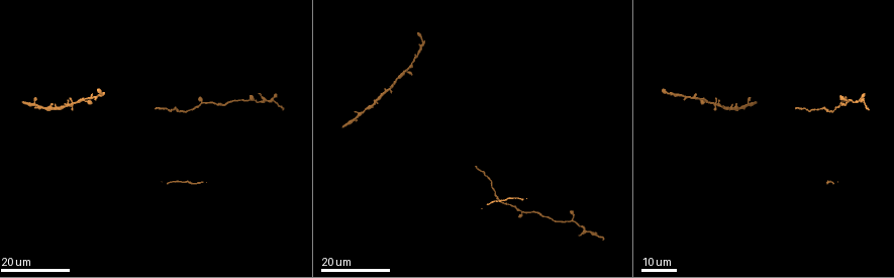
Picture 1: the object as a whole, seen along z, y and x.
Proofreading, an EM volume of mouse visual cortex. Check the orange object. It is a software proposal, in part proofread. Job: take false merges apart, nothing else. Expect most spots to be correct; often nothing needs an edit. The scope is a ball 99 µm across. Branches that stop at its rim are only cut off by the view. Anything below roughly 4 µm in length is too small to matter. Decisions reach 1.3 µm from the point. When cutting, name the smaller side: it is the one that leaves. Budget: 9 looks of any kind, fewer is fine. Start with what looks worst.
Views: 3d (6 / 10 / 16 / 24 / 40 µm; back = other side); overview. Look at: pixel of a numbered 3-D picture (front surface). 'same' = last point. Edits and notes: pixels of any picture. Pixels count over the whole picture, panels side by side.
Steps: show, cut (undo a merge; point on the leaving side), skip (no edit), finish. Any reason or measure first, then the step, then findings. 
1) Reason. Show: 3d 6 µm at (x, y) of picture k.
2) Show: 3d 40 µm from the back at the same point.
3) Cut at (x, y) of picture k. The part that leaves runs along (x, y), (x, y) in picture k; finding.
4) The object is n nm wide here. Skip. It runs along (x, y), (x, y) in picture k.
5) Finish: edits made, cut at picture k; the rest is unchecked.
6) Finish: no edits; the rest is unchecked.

Side arm on a straight run. Show: 3d 24 µm at (69, 105) of picture 1.

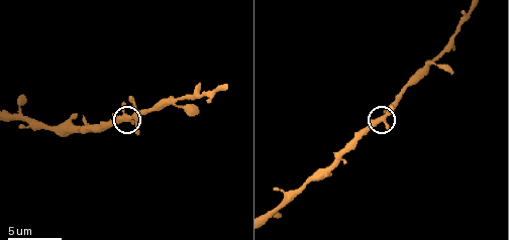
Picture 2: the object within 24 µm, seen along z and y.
Show: 3d 10 µm at (381, 118) of picture 2.

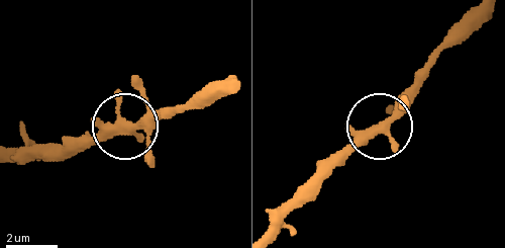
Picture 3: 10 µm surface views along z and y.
3 arms meet here. Skip. Continuous, no second cell.

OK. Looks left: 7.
Two arms in line, one across. Show: 3d 16 µm at (429, 60) of picture 2.

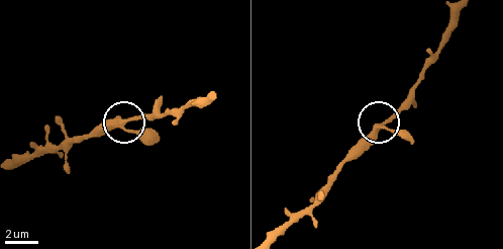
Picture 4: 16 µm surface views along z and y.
Show: 3d 6 µm at (377, 125) of picture 4.

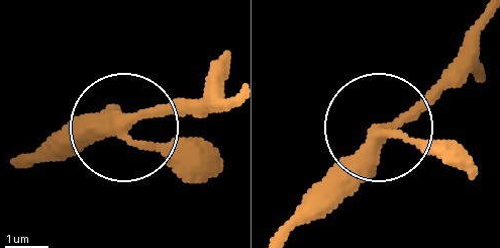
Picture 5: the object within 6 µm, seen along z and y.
Skip. It runs along (470, 172), (383, 126), (470, 50) in picture 5; all the same cell.

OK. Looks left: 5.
Three-way junction. Show: 3d 10 µm at (342, 159) of picture 2.

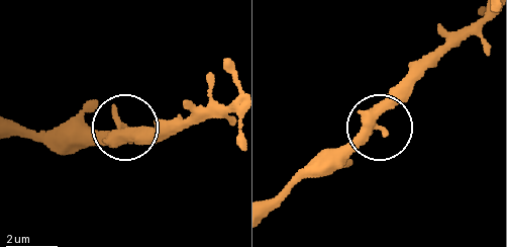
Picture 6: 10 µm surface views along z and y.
Show: 3d 10 µm from the back at (378, 126) of picture 6.

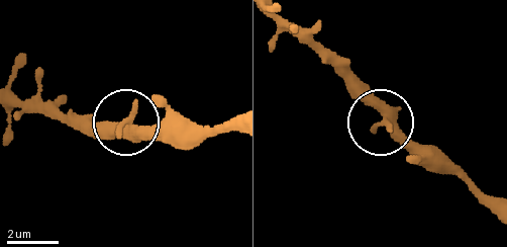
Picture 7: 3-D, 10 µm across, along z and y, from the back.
The side arm is 13 µm long. Skip. It runs along (279, 14), (432, 169) in picture 7; all the same cell.

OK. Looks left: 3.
Show: 3d 24 µm at (201, 103) of picture 1.

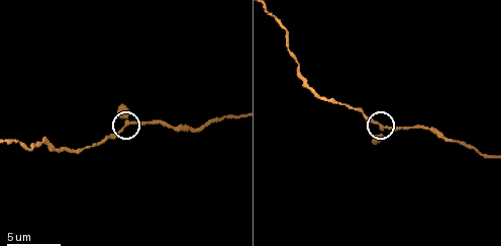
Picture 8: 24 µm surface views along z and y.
Show: 3d 6 µm at (126, 124) of picture 8.

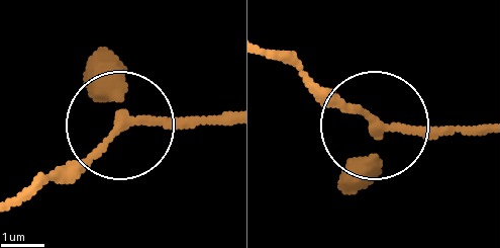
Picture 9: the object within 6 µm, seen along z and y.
Skip. It runs along (265, 51), (374, 127), (482, 131) in picture 9; one cell here.

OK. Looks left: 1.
Finish: no edits; the rest is unchecked.

